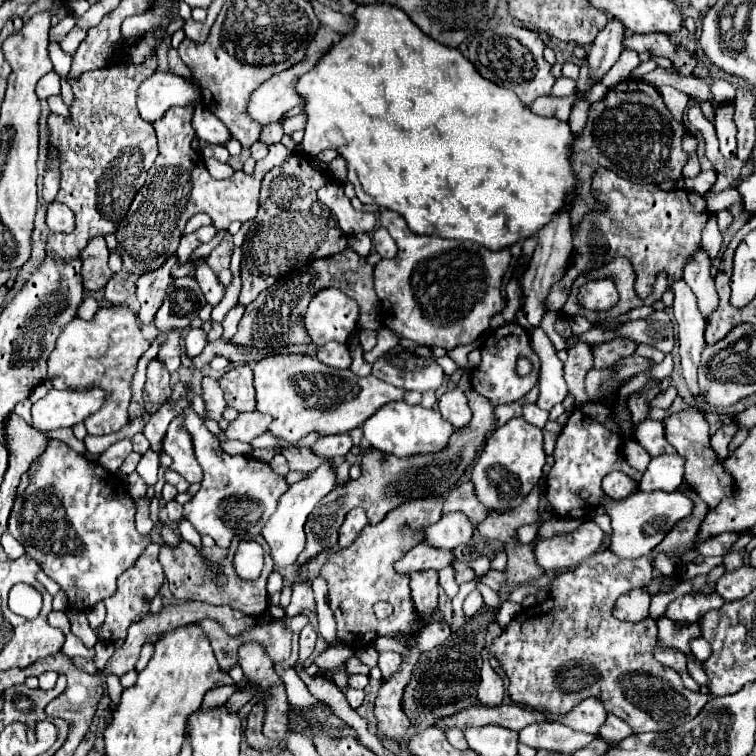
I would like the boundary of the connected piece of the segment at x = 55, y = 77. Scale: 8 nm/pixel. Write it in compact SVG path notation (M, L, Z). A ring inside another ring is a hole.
M51 70L51 74L45 74L39 82L37 82L37 96L41 100L53 96L53 94L61 94L61 76Z

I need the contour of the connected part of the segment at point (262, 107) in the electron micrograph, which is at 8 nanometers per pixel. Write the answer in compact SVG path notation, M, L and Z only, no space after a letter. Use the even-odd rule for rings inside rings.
M327 50L307 54L307 58L303 62L299 62L293 68L285 70L283 74L275 74L267 82L263 82L251 94L251 102L247 108L249 116L265 126L265 124L277 120L279 116L283 116L287 110L299 106L303 102L303 98L299 98L299 94L295 94L295 84L297 84L299 76L303 76L307 70L311 70L313 64L319 62L319 58L325 52Z

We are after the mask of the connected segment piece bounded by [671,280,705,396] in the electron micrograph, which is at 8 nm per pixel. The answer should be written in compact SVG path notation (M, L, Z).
M683 280L671 282L671 290L675 292L673 312L675 312L675 320L679 324L681 370L687 380L689 392L699 396L701 392L697 386L697 366L699 366L701 350L705 346L705 338L703 338L705 320L697 308L697 298L695 298L693 290Z

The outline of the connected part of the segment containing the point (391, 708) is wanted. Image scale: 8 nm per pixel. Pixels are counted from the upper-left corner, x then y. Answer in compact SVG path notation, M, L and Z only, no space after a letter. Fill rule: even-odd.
M417 650L403 656L403 666L391 680L383 682L379 696L375 700L373 714L377 718L377 736L393 740L397 744L403 742L403 736L409 728L409 720L401 710L401 696L403 696L405 684L409 682L411 668L417 662L417 658L419 658Z

